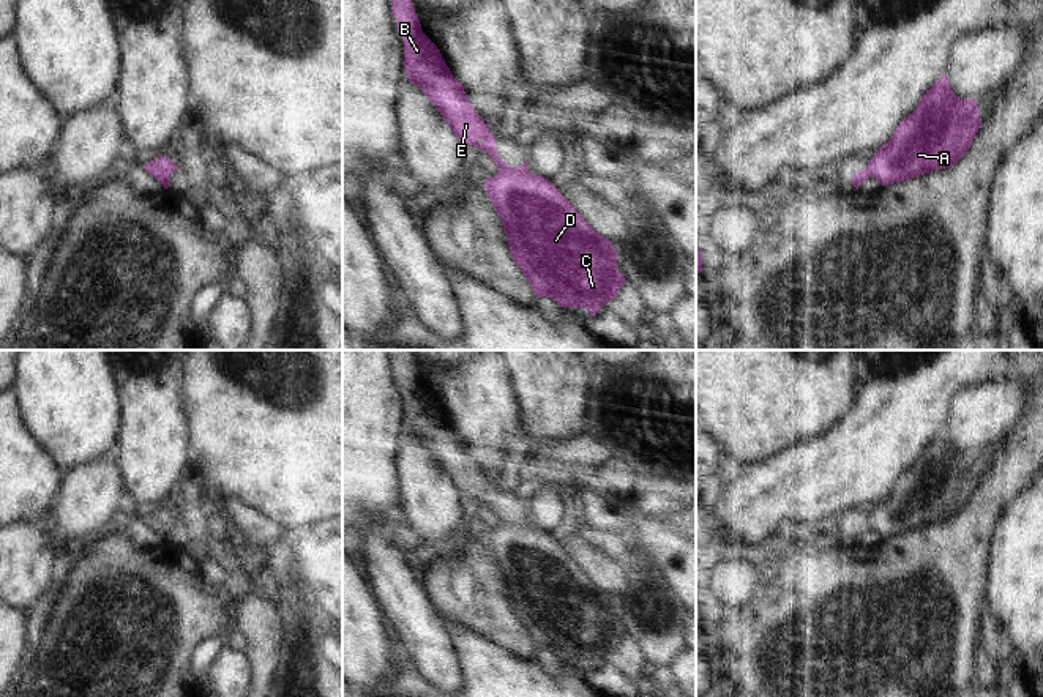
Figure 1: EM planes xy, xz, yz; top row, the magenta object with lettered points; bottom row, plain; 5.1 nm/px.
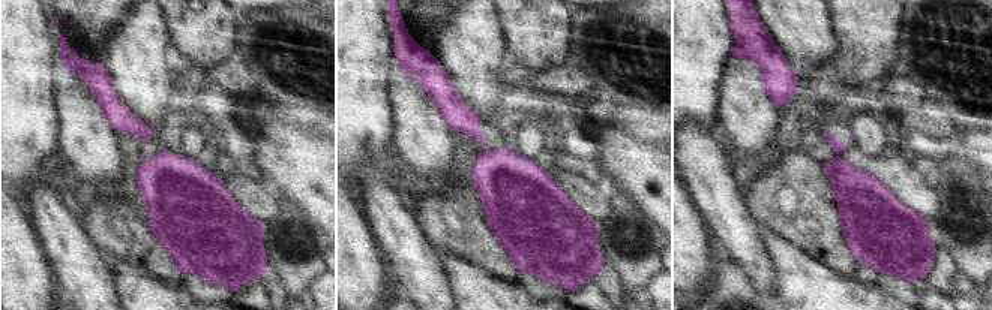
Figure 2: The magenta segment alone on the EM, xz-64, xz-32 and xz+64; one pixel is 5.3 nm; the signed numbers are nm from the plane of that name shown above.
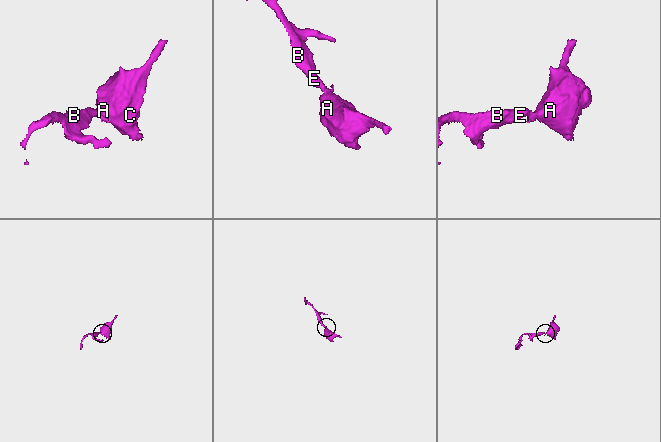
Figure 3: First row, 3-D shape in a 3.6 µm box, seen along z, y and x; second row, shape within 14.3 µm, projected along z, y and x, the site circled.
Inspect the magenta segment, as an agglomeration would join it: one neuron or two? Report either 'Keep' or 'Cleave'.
Keep.

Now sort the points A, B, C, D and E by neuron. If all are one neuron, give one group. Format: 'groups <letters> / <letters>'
groups A B C D E

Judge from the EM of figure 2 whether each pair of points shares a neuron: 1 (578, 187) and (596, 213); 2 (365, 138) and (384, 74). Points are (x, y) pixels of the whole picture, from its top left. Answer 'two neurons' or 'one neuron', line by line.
1: one neuron
2: one neuron

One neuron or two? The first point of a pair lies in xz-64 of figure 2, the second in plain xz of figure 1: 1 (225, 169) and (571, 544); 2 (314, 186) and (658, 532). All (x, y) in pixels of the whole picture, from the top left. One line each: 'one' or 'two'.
1: two
2: one

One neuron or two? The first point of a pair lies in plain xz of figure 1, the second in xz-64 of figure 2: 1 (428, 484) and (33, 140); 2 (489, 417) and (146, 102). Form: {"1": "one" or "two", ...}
{"1": "two", "2": "one"}

